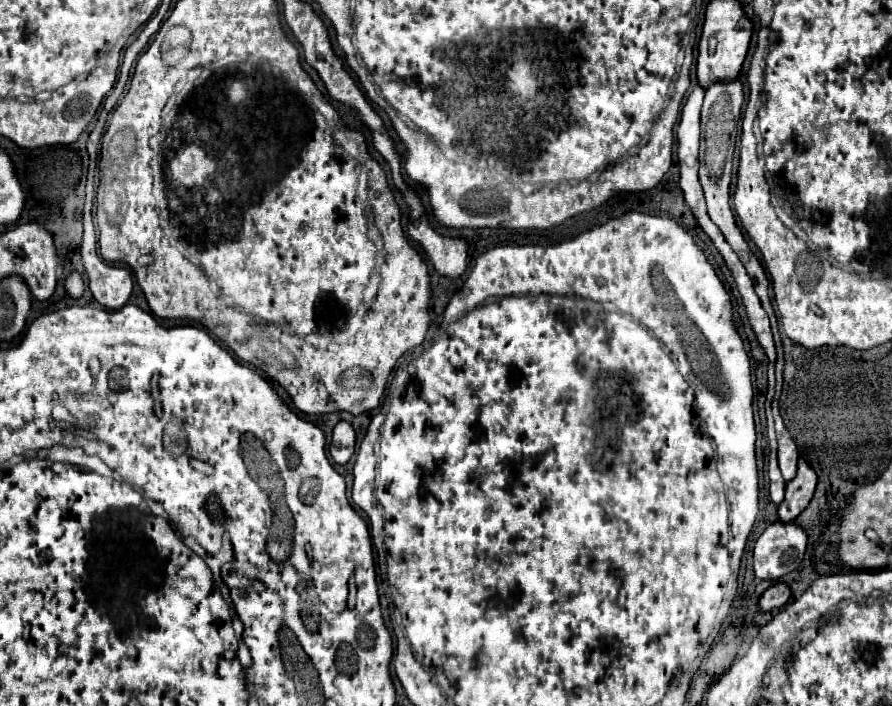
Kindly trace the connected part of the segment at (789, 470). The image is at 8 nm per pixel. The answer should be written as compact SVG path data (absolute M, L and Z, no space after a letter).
M773 404L773 418L775 418L775 434L777 434L777 442L779 442L779 452L777 452L779 454L779 468L781 468L785 482L789 482L797 472L799 452L797 452L797 444L793 442L789 430L785 428L785 424L781 420L777 404Z

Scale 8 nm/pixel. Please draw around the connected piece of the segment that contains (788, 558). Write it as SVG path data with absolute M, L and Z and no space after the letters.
M793 522L769 524L753 548L753 572L757 580L779 580L799 568L805 556L807 534Z

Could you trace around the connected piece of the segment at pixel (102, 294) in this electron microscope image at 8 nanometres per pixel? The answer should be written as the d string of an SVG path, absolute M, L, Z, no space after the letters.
M87 192L87 202L85 202L85 234L83 234L83 244L81 244L81 254L83 254L83 264L89 276L89 288L93 292L93 298L105 306L105 308L121 308L129 296L131 296L131 274L129 270L121 266L111 266L105 260L97 256L97 238L95 238L95 226L91 218L91 202L93 202L93 192Z

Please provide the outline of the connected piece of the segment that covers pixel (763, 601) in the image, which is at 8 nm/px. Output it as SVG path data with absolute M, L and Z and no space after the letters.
M781 582L773 584L759 598L759 610L761 612L769 612L769 610L783 608L789 602L789 598L791 598L791 590L787 588L787 584L781 584Z

